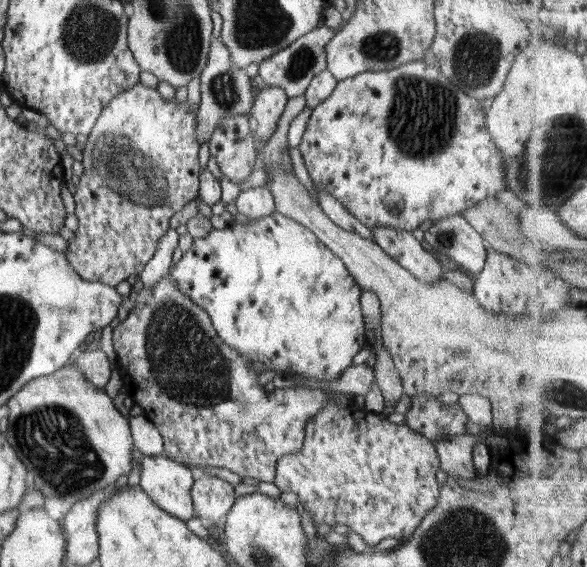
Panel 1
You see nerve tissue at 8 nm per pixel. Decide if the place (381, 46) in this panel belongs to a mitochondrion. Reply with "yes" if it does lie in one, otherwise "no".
yes

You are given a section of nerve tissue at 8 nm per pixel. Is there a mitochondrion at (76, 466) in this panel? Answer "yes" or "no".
yes

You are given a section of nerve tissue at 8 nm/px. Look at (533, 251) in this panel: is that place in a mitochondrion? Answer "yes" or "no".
no

